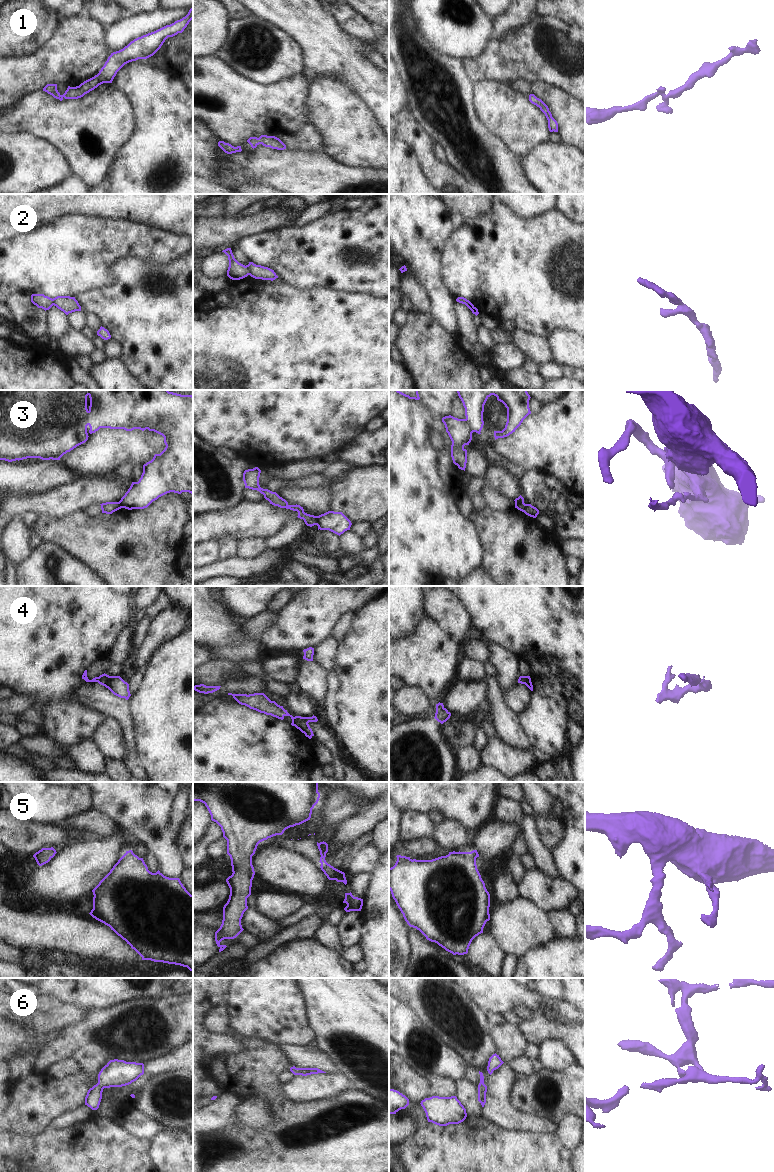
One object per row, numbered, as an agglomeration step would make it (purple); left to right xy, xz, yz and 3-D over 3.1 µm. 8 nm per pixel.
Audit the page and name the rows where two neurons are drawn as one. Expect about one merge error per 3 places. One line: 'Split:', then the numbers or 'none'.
Split: 2, 3, 4

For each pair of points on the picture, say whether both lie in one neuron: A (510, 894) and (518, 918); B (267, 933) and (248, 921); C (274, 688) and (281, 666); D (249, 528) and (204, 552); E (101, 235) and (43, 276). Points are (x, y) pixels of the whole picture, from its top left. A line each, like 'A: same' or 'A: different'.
A: different
B: same
C: different
D: different
E: same

